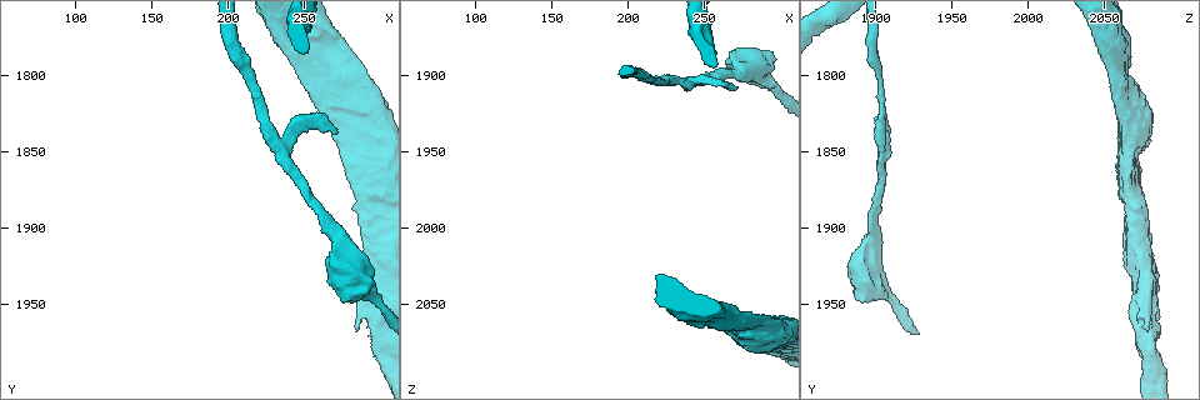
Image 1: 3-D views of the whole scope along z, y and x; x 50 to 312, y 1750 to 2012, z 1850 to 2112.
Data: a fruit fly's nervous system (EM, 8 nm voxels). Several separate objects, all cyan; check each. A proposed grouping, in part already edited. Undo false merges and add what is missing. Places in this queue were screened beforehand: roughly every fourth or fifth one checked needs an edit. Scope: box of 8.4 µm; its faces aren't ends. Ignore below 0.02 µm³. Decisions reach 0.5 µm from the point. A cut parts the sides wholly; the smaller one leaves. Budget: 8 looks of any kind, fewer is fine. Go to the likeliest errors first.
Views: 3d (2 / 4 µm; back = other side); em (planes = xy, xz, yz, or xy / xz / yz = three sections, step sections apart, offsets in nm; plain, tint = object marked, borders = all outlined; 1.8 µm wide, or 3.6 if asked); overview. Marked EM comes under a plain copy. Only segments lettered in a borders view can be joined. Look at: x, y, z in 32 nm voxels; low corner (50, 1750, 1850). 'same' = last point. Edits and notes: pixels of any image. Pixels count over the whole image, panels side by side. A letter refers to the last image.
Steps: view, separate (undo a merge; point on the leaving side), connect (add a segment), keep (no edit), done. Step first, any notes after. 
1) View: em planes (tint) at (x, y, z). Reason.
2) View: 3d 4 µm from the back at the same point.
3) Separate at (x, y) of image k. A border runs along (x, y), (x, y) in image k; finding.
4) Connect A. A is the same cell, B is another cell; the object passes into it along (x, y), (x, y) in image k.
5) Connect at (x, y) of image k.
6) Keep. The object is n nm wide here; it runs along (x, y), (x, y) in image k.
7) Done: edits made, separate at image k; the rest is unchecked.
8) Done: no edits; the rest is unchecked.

View: em planes (borders) at (272, 1834, 1908). An open end.

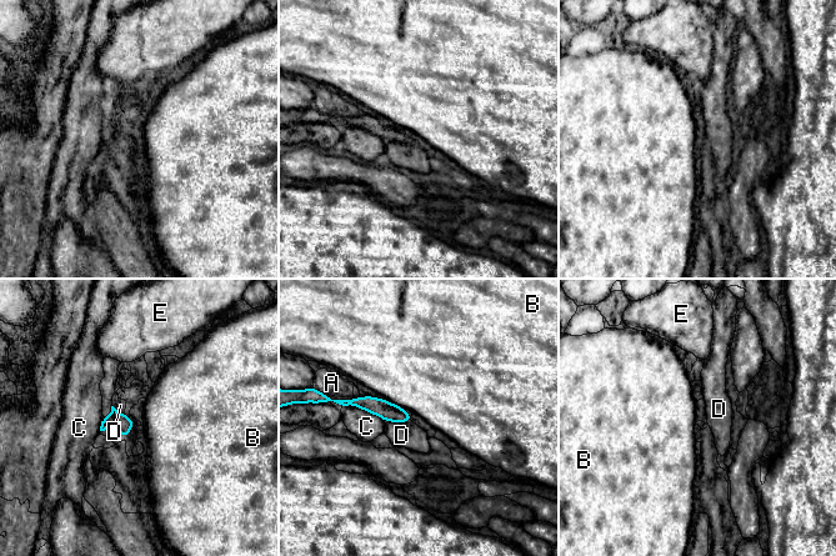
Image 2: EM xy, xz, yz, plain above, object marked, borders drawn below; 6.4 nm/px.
Keep. The object is 110 nm wide here; A, B, C, D and E are other cells; it runs along (346, 402), (371, 404), (409, 419) in image 2; no lettered segment goes on from it.

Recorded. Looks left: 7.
View: em 3.6 µm xz step 16 (tint) at (286, 1822, 2070). Thick turns thin.

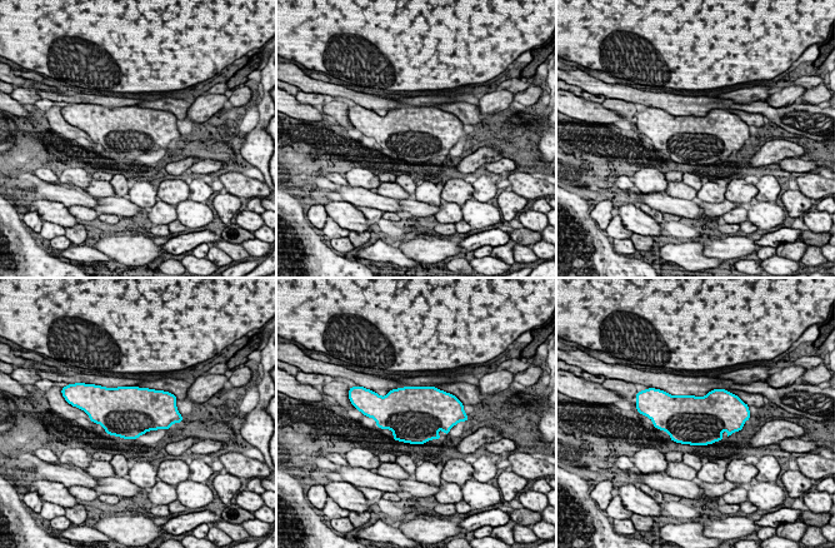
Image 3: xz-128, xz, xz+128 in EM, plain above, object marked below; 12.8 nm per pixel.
View: em 3.6 µm planes (borders) at the same point.

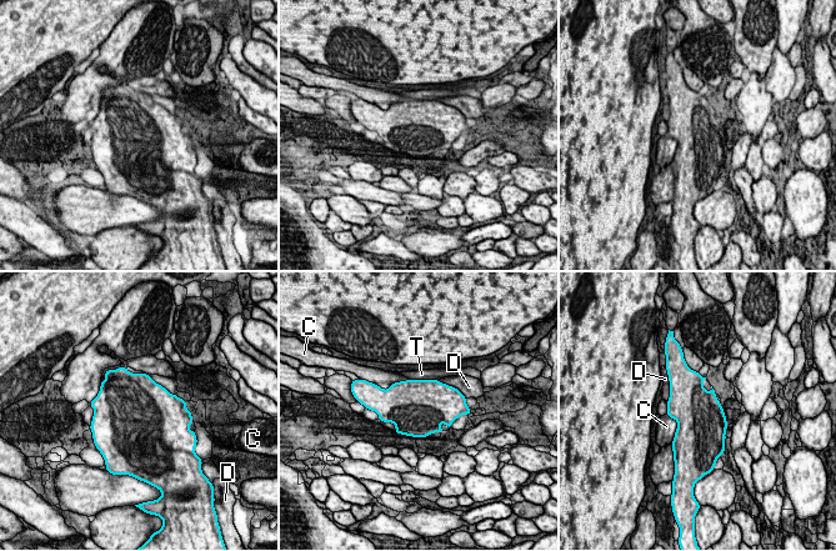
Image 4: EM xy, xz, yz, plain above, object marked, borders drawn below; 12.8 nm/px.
Keep. C, D and T are other cells; a border runs along (666, 414), (676, 421), (670, 444) in image 4; continuous, no second neuron.

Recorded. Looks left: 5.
View: em xy step 16 (tint) at (296, 1954, 2078). Calibre changes.

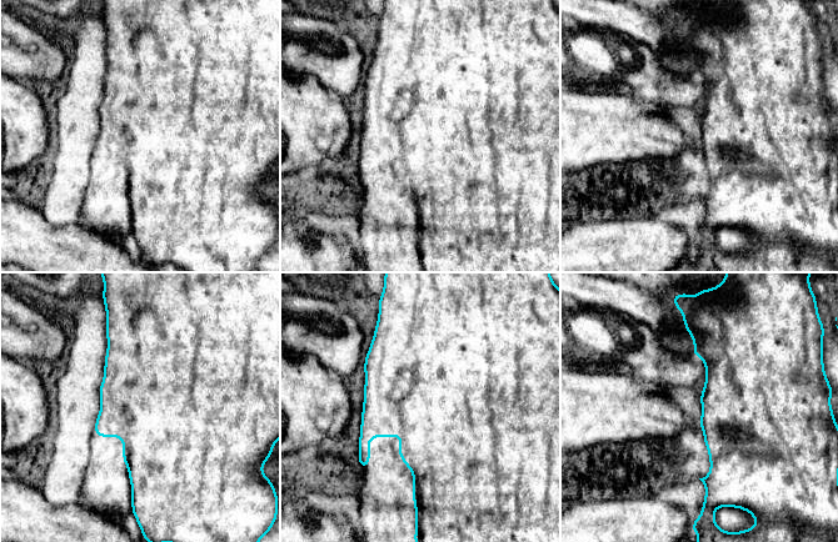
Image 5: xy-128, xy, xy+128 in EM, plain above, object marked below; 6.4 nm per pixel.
View: em planes (borders) at the same point. Cut it another way.

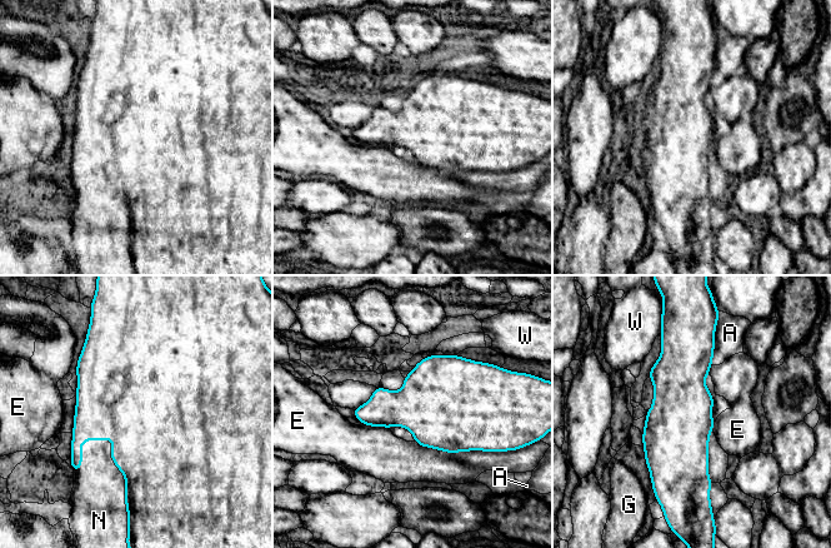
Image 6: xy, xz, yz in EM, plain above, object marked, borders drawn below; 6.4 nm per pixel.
Connect N. The object is 440 nm wide here; N is the same cell, A, E, G and W are other cells; it goes on there.

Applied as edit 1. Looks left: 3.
Done: edits made, connect at image 6; the rest is unchecked.

